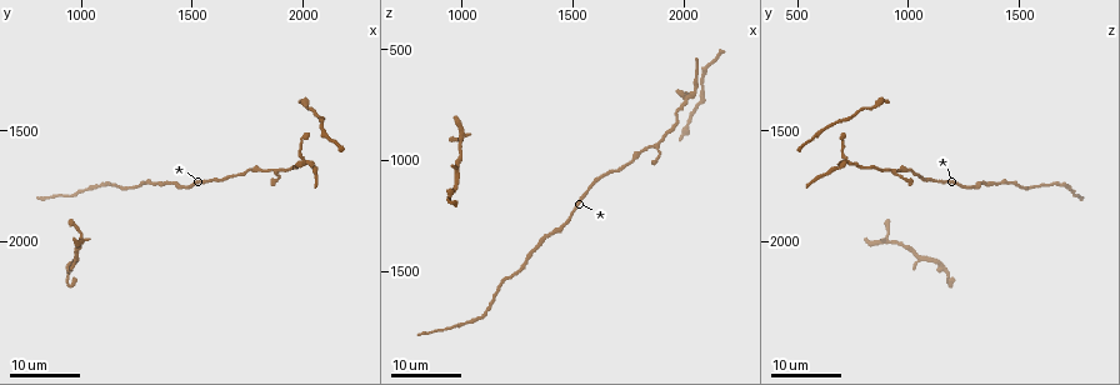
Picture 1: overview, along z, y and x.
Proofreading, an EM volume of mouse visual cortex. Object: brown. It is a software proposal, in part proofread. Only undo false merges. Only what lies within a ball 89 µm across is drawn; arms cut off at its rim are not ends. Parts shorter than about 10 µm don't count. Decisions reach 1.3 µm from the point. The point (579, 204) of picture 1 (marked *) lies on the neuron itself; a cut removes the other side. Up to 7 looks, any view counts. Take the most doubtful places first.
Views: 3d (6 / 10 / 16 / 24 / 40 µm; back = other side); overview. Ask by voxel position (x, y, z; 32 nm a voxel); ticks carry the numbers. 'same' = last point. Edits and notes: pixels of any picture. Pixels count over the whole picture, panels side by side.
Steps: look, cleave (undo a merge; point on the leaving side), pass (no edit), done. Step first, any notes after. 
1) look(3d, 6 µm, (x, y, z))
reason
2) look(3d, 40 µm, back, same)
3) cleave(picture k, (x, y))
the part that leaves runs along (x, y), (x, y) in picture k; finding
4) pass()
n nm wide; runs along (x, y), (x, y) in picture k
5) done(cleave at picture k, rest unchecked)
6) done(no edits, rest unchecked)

look(3d, 16 µm, (2020, 1640, 720))
looks like a crossing

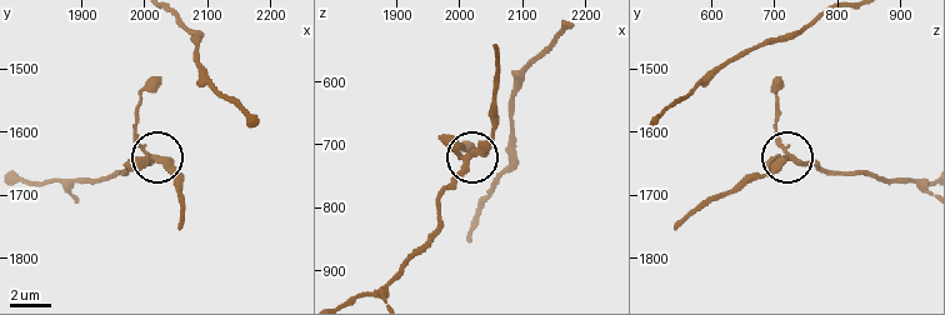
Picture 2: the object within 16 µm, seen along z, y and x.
look(3d, 6 µm, (2020, 1640, 710))

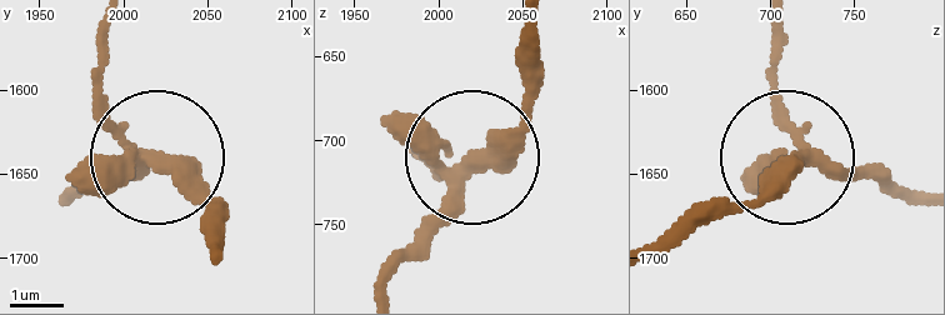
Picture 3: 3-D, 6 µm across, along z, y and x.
pass()
runs along (70, 200), (150, 160), (226, 210) in picture 3; continuous, no second neuron

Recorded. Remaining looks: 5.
look(3d, 16 µm, (1290, 1740, 1420))

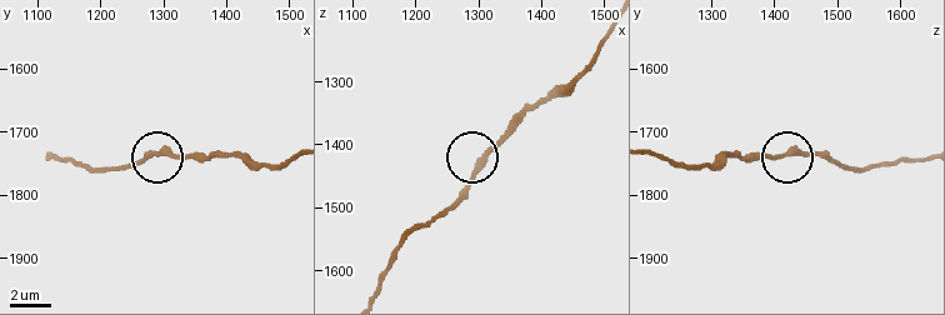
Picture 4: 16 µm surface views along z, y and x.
look(3d, 10 µm, (1300, 1730, 1420))

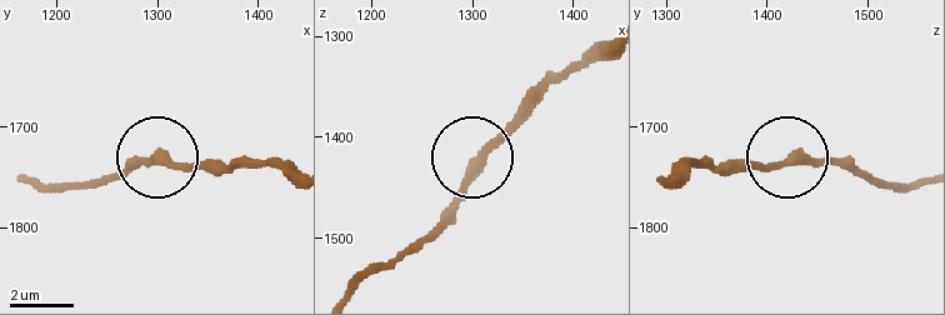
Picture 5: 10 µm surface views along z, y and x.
pass()
runs along (605, 41), (573, 60), (484, 149), (468, 189), (423, 235) in picture 5; all the same neuron

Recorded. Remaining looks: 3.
look(3d, 16 µm, (1770, 1670, 1010))
thick turns thin

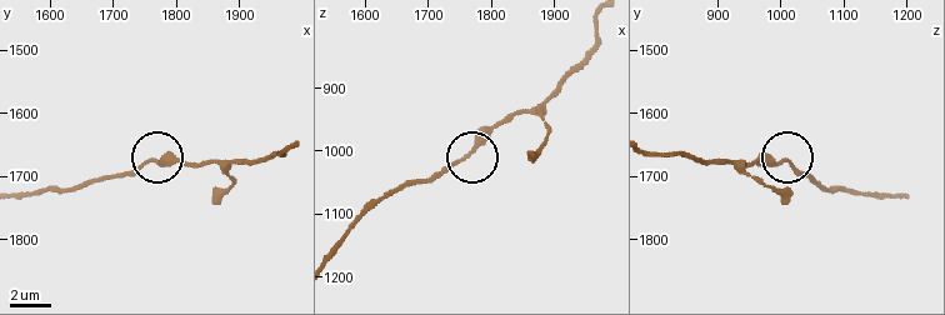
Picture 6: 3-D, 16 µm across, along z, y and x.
look(3d, 6 µm, (1765, 1675, 1005))
zoom in

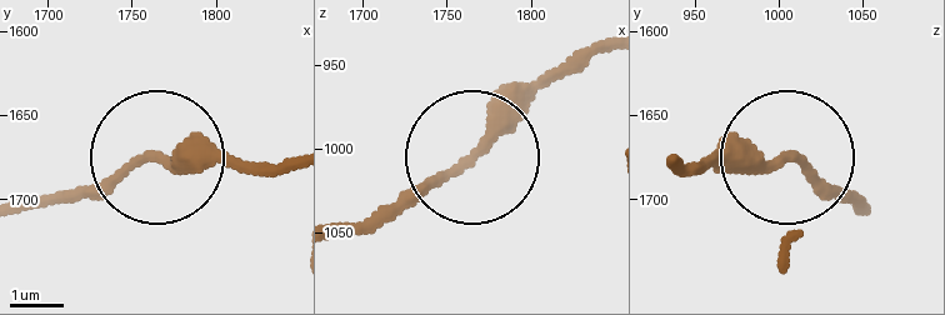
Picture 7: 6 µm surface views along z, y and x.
pass()
runs along (343, 236), (396, 218), (464, 169), (580, 53) in picture 7; continuous, no second neuron

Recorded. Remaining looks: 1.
done(no edits, rest unchecked)

